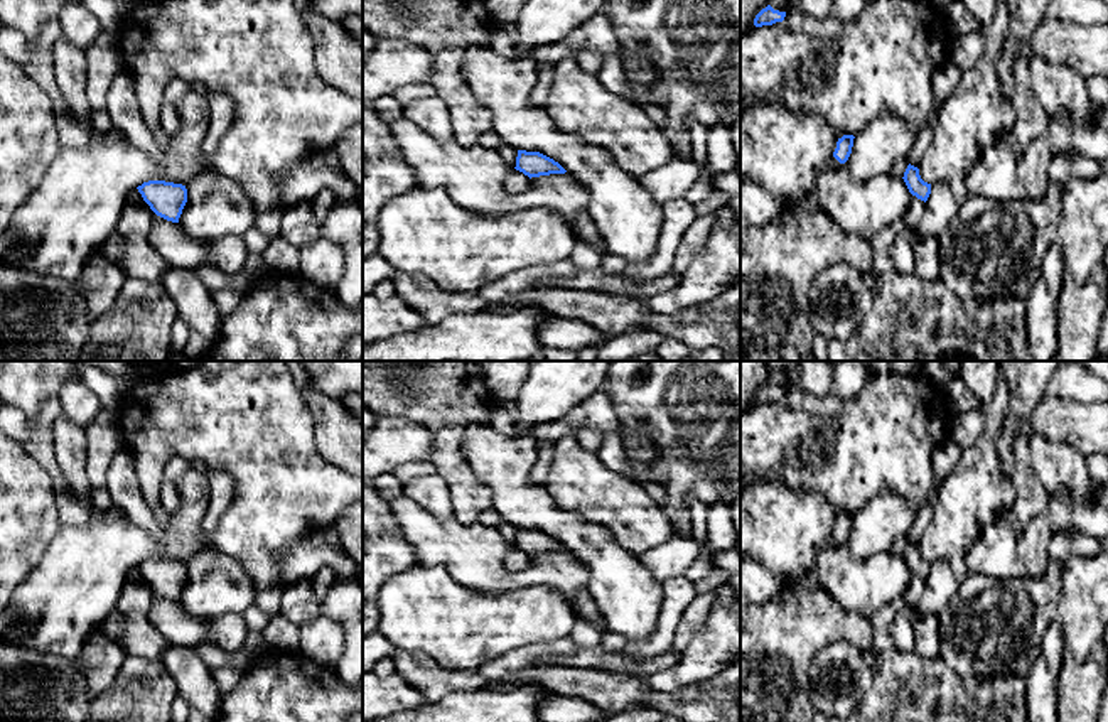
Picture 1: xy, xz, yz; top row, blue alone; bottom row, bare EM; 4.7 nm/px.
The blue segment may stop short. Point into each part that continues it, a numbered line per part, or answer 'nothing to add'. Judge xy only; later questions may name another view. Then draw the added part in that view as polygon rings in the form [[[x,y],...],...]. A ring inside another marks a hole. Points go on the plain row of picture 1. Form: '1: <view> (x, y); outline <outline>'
1: xy (181, 628); outline [[[138,567],[126,574],[126,582],[135,580],[152,594],[152,606],[147,611],[150,622],[174,644],[196,648],[207,643],[209,622],[204,617],[196,617],[186,612],[177,601],[157,594],[143,579]]]

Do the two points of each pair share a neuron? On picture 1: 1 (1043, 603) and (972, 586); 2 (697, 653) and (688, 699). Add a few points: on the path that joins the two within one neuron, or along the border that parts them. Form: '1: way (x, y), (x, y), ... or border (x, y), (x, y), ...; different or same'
1: way (1026, 592), (989, 592); same
2: border (722, 668), (672, 694), (653, 692); different

